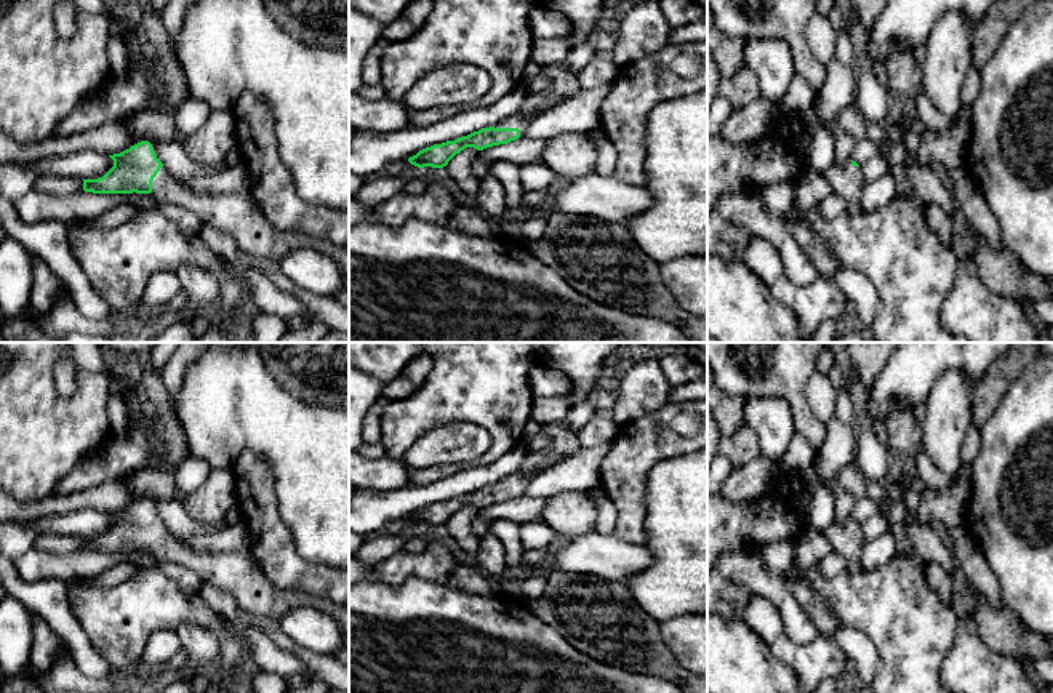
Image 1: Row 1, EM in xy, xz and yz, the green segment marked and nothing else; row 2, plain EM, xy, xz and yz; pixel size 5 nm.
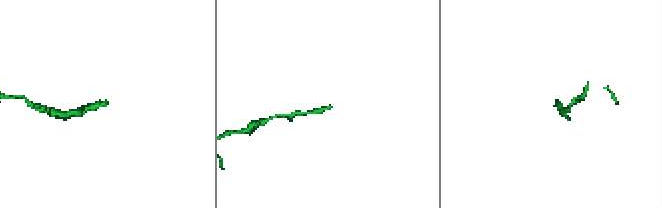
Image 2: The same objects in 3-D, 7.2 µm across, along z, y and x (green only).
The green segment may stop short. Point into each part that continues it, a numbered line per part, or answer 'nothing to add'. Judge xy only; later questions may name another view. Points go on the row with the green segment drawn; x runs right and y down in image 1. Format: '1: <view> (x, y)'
1: xy (237, 215)

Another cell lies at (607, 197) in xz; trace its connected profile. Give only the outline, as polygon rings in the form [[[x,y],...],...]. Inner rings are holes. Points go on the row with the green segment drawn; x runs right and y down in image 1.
[[[597,171],[570,181],[557,192],[555,208],[567,214],[589,214],[605,221],[627,222],[655,203],[645,184],[624,182]]]

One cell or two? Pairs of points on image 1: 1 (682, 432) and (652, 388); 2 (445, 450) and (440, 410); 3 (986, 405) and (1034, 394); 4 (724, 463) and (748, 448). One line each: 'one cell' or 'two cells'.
1: two cells
2: two cells
3: two cells
4: two cells

